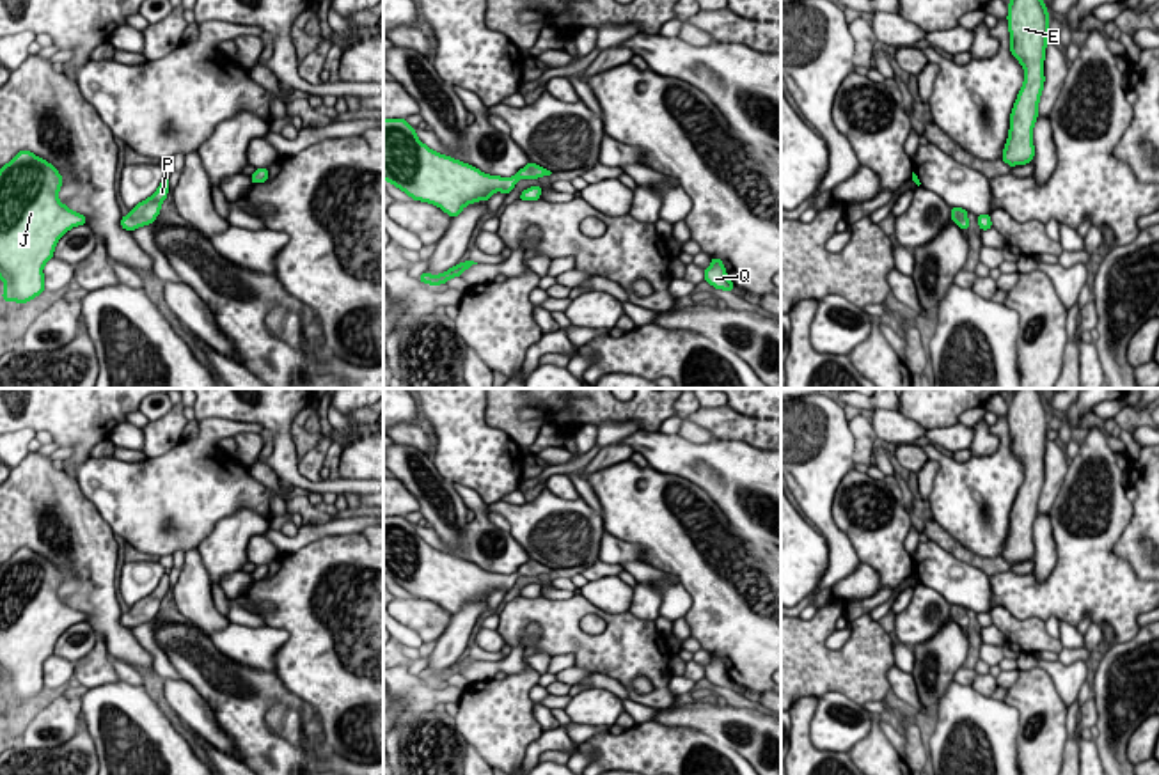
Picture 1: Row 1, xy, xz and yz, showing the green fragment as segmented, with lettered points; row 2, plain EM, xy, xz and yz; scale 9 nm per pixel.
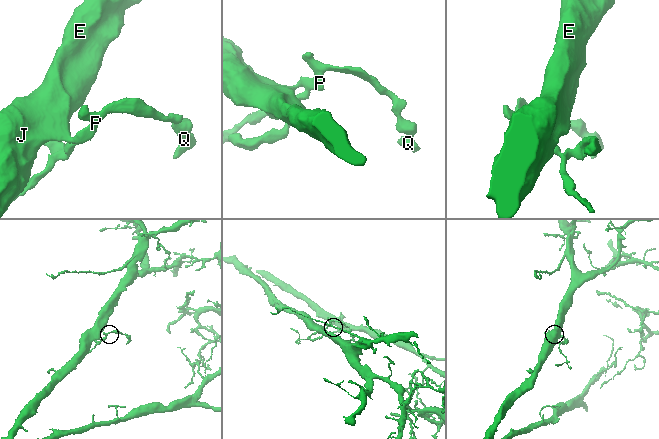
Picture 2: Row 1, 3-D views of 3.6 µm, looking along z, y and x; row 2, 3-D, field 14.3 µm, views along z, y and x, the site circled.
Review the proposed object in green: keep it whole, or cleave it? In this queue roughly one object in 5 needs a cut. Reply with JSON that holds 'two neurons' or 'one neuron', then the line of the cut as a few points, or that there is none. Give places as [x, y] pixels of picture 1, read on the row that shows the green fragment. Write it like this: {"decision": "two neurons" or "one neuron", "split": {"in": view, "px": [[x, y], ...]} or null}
{"decision": "one neuron", "split": null}

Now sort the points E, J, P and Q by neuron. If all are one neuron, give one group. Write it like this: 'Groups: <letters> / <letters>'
Groups: E J P Q

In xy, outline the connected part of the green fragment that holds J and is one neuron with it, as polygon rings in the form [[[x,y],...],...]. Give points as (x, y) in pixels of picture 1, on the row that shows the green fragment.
[[[20,151],[7,165],[0,167],[0,280],[5,284],[4,301],[27,303],[44,291],[44,264],[53,257],[57,241],[73,227],[83,225],[87,218],[71,211],[59,200],[62,176],[46,160]]]

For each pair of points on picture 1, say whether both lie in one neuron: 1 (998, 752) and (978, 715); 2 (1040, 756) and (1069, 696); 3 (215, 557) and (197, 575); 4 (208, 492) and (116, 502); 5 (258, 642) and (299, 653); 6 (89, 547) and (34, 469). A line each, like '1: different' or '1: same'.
1: same
2: different
3: different
4: same
5: different
6: same

